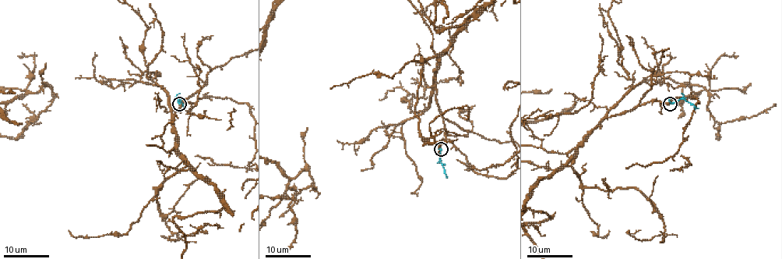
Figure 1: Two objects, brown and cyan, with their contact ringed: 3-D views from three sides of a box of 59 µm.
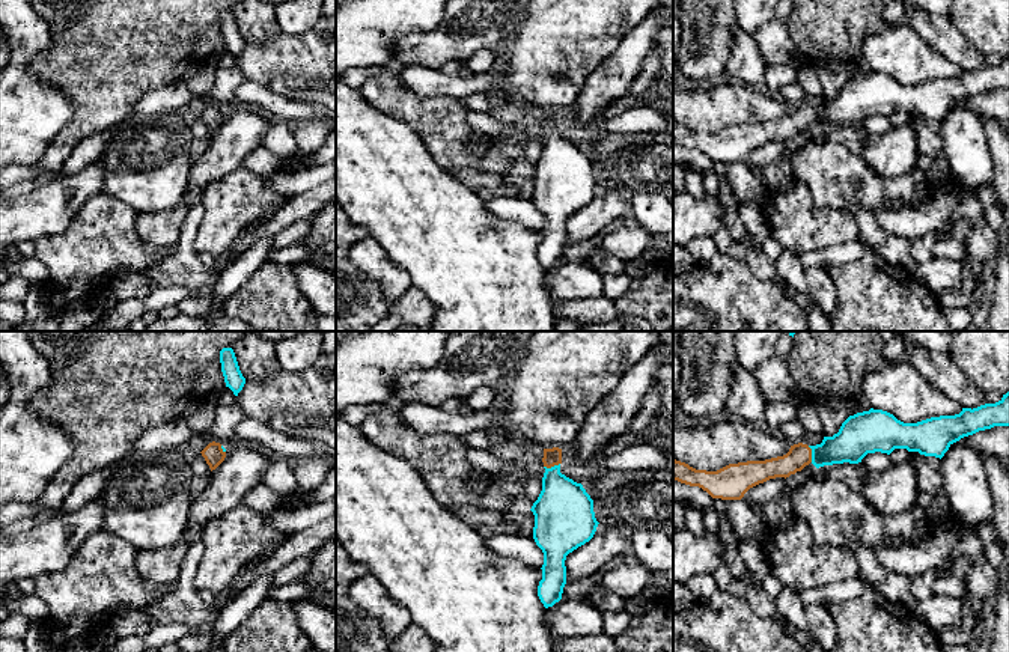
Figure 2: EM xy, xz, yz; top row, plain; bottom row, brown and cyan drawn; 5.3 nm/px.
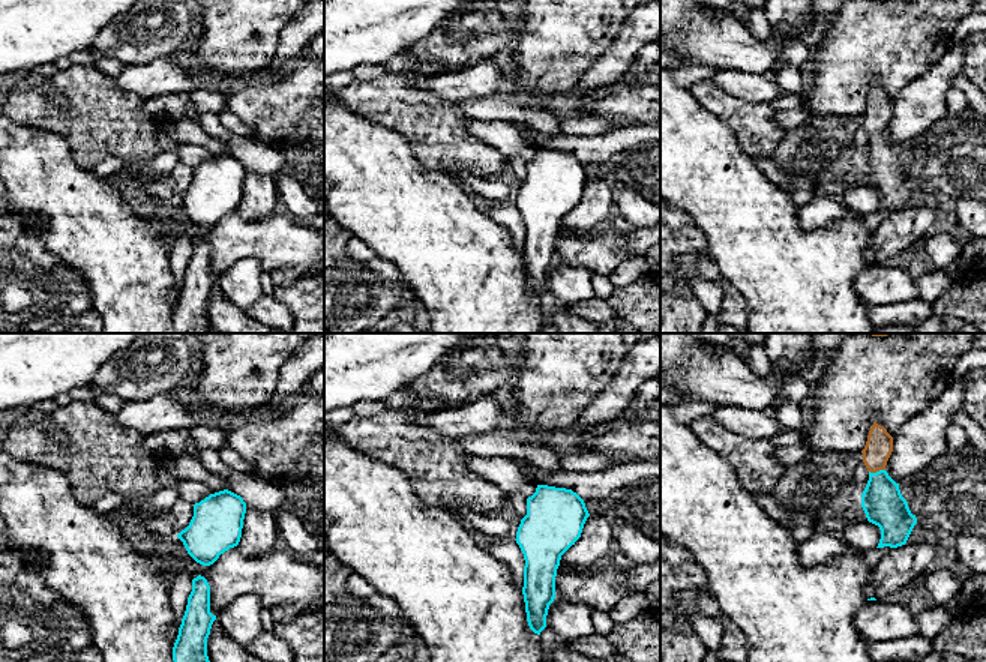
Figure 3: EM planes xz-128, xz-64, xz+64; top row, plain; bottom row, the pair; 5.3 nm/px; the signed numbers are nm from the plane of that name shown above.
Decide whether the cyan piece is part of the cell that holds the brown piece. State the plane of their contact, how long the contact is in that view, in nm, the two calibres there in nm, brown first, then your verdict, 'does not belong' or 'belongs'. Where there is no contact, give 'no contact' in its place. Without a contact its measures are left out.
xz | 90 nm | 100/320 nm | belongs

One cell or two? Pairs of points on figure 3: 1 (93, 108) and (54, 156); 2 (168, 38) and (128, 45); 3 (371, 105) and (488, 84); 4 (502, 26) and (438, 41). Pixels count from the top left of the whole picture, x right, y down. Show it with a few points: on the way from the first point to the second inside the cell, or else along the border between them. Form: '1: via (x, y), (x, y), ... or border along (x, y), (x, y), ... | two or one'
1: border along (33, 128), (59, 134), (72, 158), (89, 168) | two
2: via (158, 38), (138, 41) | one
3: border along (408, 72), (413, 86), (461, 102) | two
4: via (486, 38), (483, 41), (453, 41) | one

